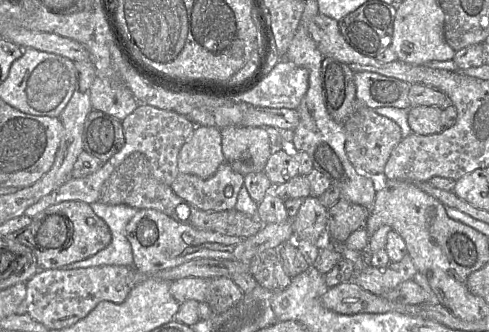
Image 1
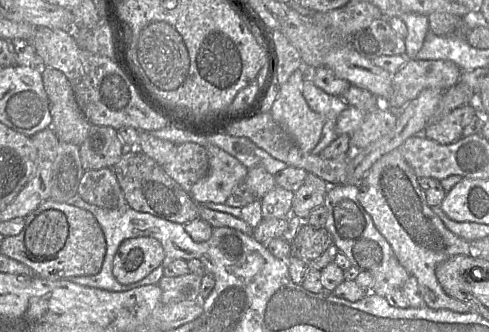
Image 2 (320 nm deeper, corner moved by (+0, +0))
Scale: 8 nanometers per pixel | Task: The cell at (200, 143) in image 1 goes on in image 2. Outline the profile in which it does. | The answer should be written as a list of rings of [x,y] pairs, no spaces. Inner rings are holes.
[[[206,145],[205,149],[209,158],[208,173],[191,187],[189,194],[198,204],[225,204],[233,190],[243,183],[248,169],[216,145]]]

